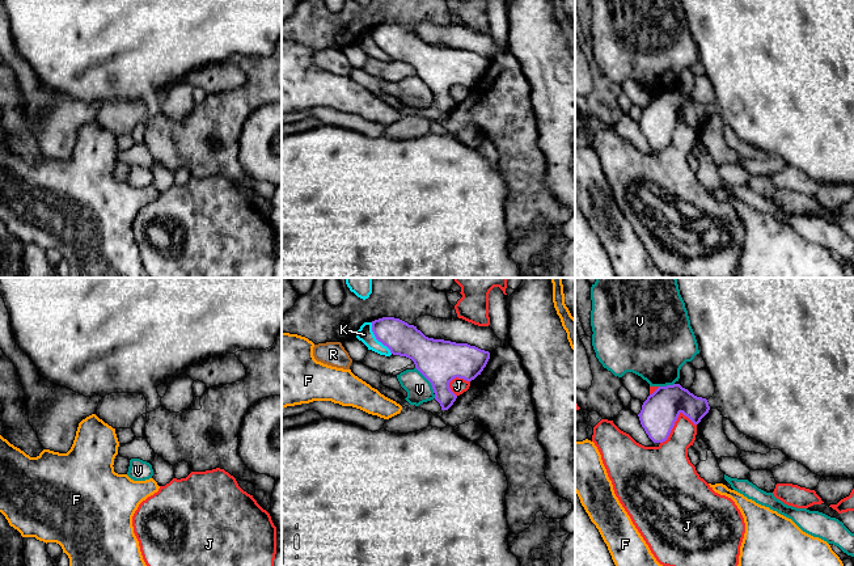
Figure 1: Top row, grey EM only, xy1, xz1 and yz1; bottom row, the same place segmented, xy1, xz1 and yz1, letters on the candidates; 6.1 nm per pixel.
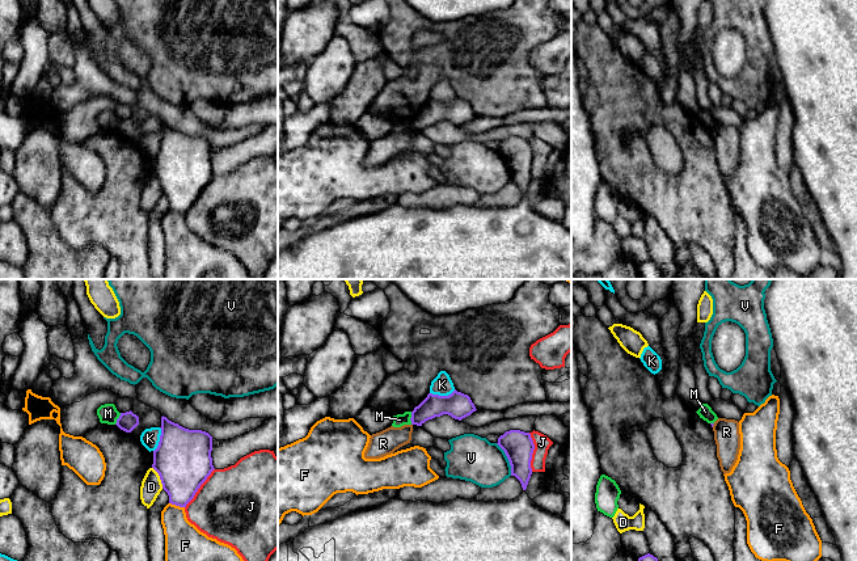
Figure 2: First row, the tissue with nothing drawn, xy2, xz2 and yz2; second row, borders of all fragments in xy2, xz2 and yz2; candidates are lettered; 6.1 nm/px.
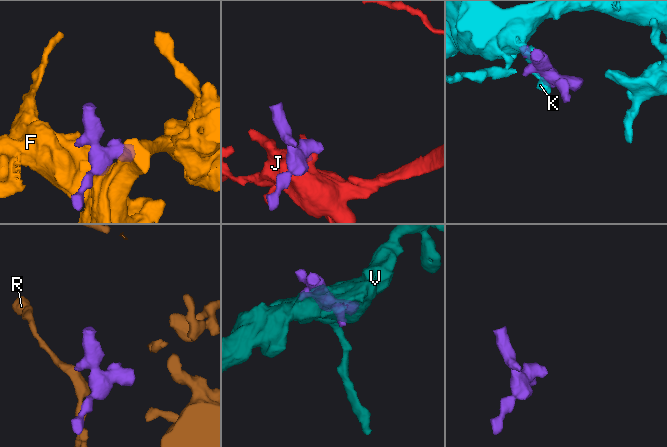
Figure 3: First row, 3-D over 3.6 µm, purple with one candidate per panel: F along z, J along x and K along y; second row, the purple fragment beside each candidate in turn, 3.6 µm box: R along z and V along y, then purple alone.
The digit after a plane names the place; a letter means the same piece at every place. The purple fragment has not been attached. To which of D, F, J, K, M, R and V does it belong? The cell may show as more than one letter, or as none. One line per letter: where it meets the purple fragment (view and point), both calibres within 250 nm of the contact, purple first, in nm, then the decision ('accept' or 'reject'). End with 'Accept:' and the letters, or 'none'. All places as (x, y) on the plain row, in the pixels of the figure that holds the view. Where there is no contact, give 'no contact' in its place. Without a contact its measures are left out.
D: xy2 (160, 184) | 360/130 nm | reject
F: xy2 (177, 211) | 320/240 nm | reject
J: yz1 (675, 127) | 220/220 nm | reject
K: xz1 (376, 45) | 200/90 nm | reject
M: xz2 (410, 125) | 140/80 nm | reject
R: yz2 (713, 130) | 20/160 nm | reject
V: xz2 (507, 164) | 190/280 nm | reject
Accept: none

